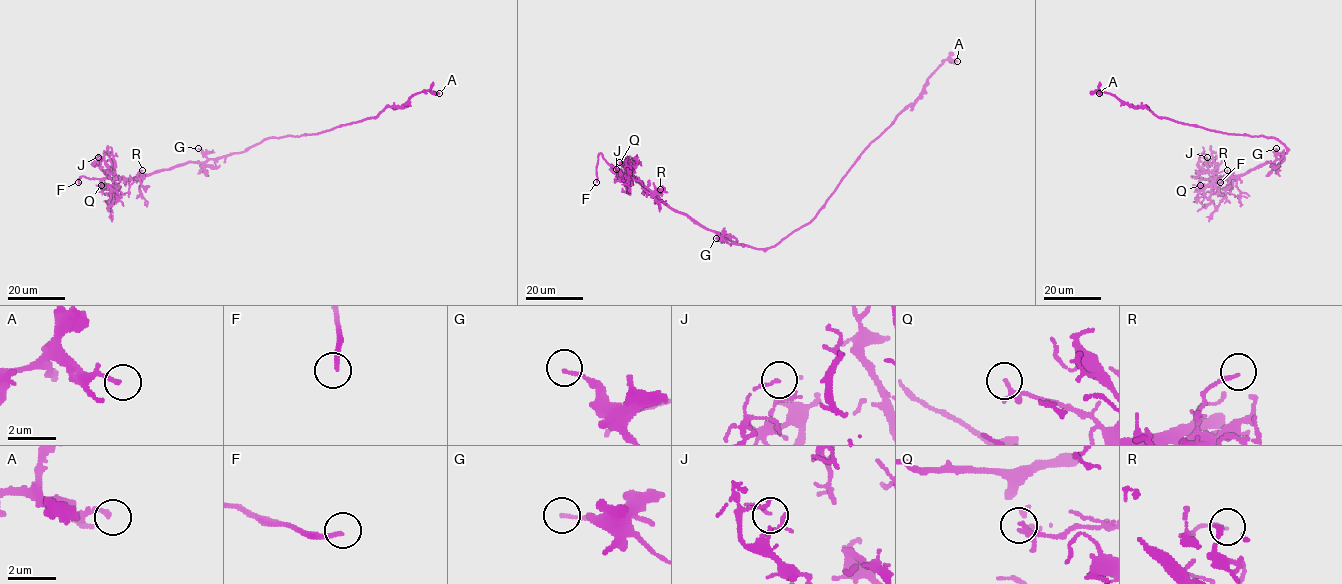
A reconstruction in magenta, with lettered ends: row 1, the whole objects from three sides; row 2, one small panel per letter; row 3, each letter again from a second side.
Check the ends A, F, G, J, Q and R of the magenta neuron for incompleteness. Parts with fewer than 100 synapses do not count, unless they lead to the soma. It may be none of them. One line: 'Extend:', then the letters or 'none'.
Extend: F

